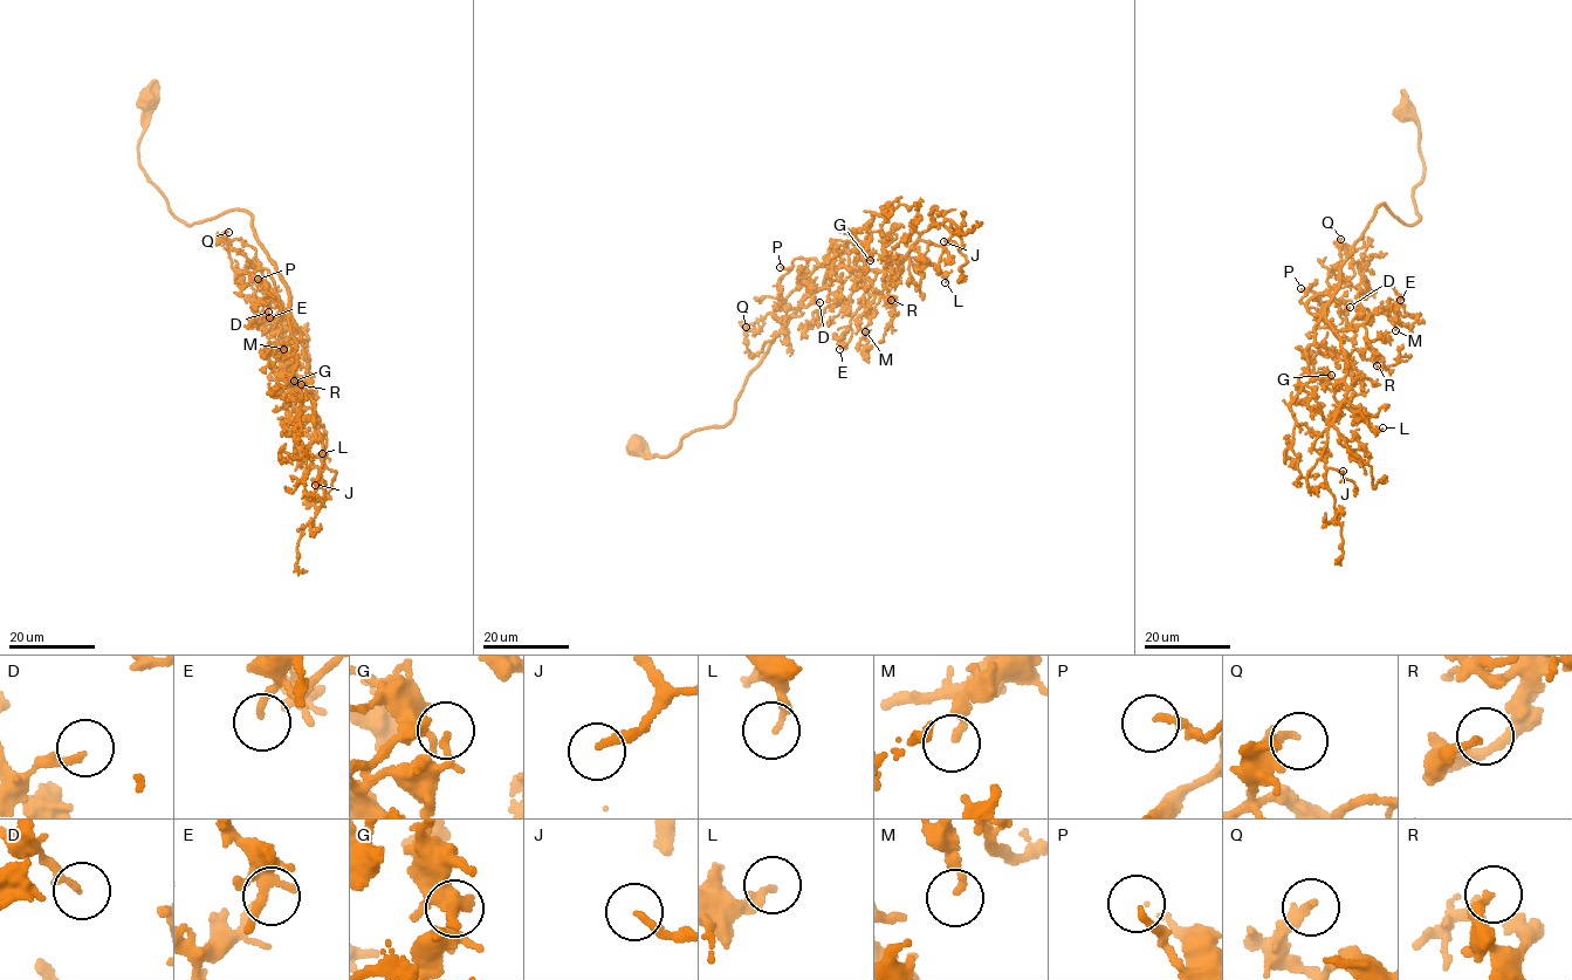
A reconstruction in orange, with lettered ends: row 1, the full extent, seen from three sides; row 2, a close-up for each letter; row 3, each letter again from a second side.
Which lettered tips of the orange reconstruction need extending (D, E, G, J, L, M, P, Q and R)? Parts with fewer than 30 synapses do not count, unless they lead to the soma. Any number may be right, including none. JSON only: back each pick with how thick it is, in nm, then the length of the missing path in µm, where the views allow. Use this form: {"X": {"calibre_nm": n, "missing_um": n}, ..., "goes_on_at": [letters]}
{"J": {"calibre_nm": 200, "missing_um": 5}, "goes_on_at": ["J"]}

